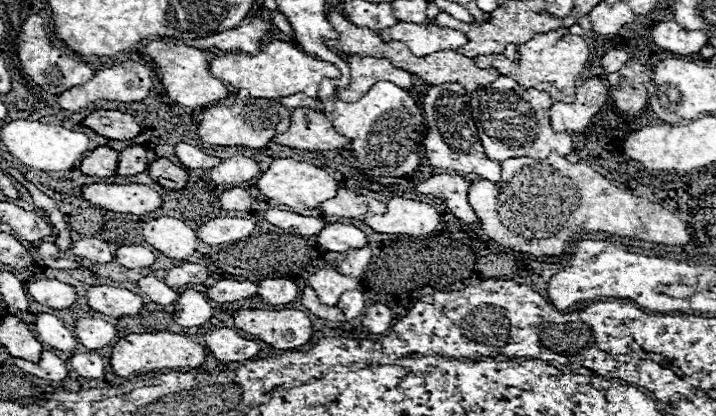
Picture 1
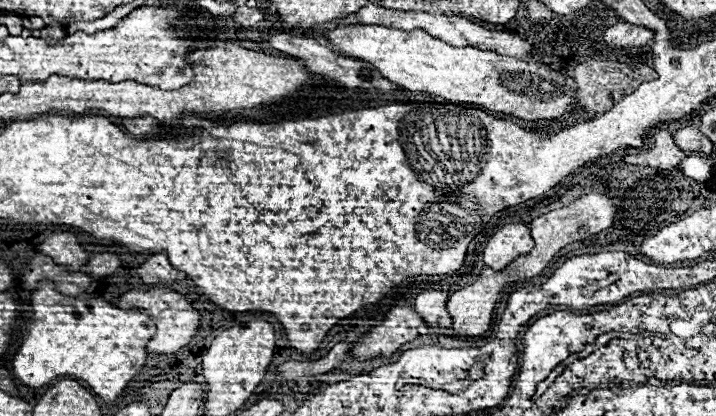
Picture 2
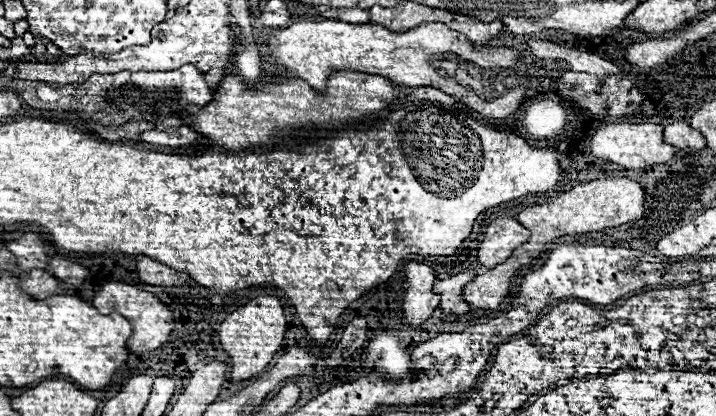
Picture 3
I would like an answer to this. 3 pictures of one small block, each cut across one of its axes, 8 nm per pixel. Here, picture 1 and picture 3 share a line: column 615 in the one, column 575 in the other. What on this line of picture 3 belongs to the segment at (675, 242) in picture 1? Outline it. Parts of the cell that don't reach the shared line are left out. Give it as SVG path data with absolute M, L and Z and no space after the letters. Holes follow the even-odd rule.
M600 178L574 186L560 198L540 206L528 206L518 214L518 222L530 230L530 244L546 244L560 236L576 236L616 228L644 216L644 188L632 178Z

